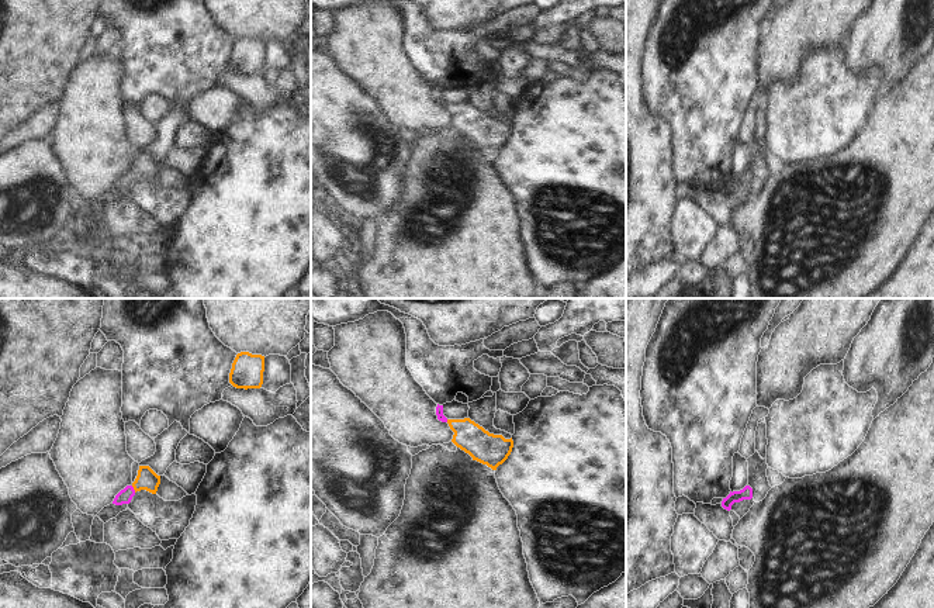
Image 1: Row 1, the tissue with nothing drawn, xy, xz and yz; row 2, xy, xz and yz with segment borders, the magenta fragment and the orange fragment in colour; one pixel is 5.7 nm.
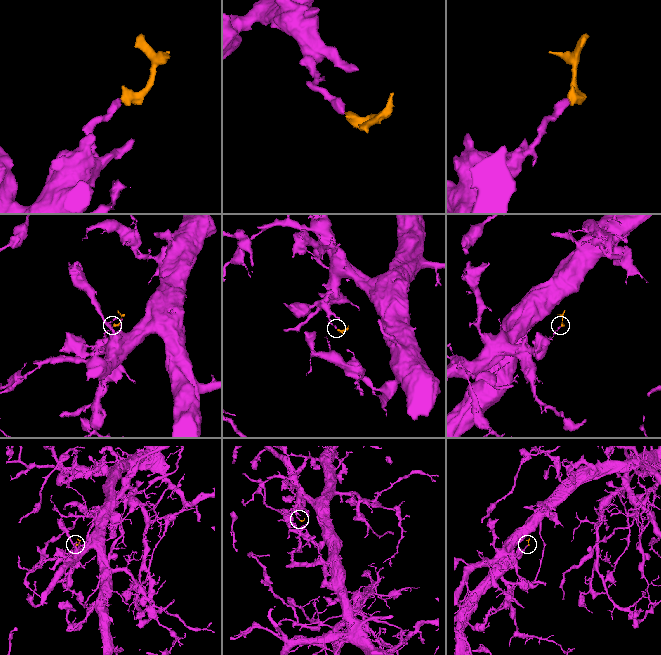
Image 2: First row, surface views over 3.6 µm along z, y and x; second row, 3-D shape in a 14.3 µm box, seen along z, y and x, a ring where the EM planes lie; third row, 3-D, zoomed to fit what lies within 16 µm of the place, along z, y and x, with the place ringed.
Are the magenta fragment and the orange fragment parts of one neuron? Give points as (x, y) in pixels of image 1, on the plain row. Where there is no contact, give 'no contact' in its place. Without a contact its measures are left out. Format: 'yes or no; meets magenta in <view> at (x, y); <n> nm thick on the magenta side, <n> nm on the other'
yes; meets magenta in xy at (132, 173); 80 nm thick on the magenta side, 120 nm on the other

